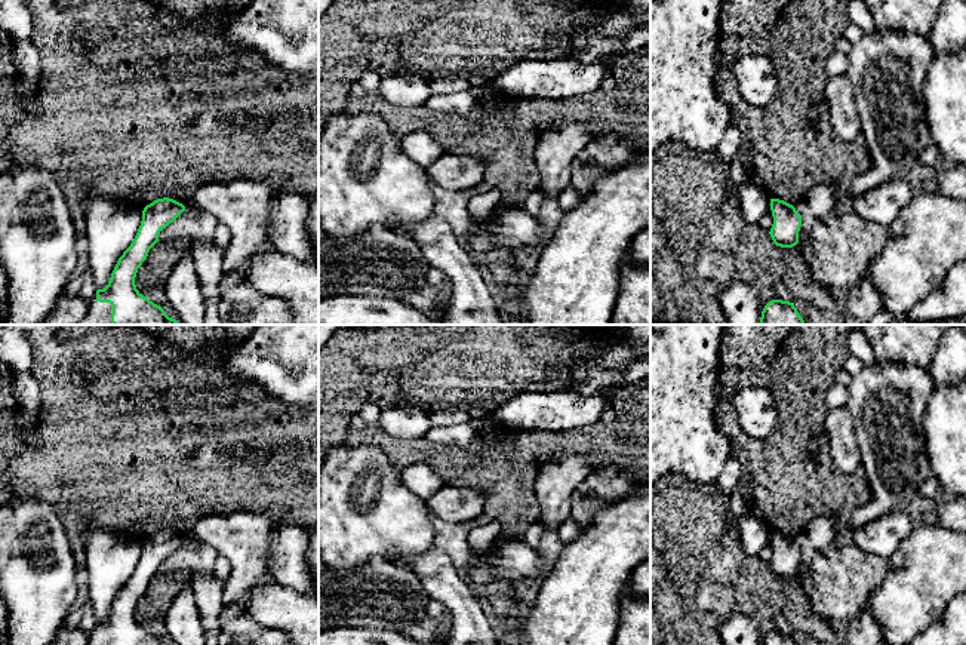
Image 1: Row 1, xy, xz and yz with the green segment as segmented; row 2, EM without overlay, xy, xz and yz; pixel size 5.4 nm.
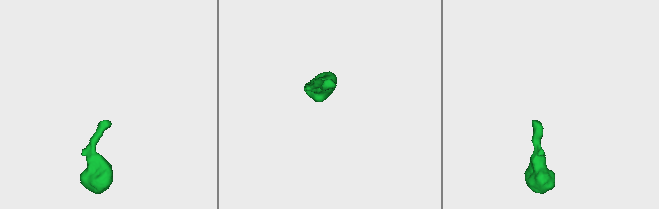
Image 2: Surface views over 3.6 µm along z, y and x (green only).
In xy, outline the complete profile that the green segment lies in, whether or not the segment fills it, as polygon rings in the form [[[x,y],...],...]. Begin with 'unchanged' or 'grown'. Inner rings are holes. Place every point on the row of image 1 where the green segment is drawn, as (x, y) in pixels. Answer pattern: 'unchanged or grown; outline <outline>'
grown; outline [[[167,197],[144,208],[135,239],[119,258],[108,285],[89,300],[79,325],[179,325],[136,289],[135,277],[160,231],[184,211],[182,203]]]

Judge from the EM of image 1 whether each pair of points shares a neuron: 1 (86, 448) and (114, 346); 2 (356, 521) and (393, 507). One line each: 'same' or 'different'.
1: same
2: same

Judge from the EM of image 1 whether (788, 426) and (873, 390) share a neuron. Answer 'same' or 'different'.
different

